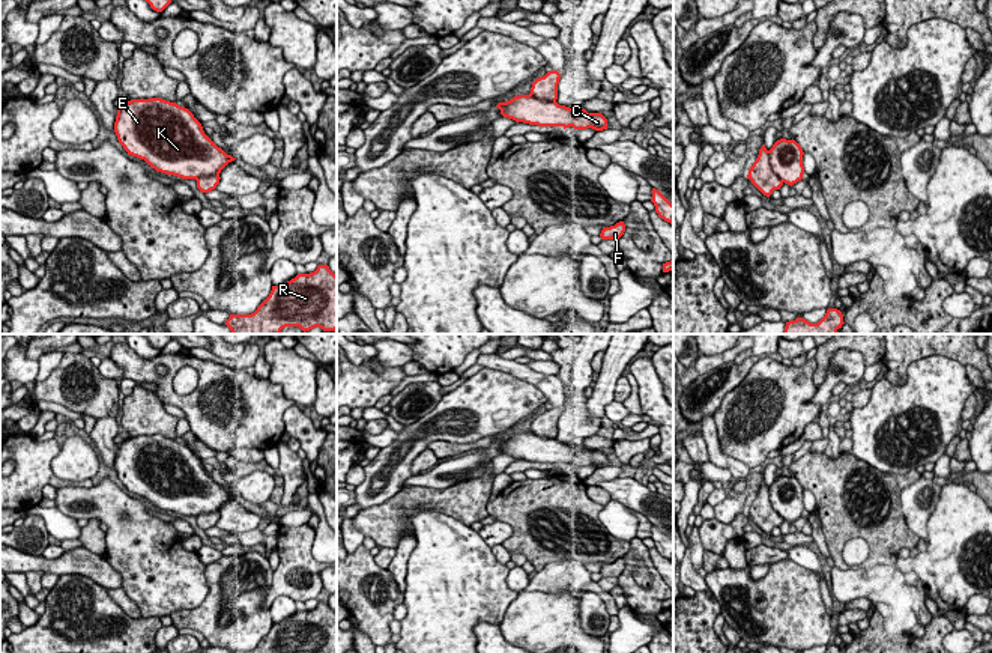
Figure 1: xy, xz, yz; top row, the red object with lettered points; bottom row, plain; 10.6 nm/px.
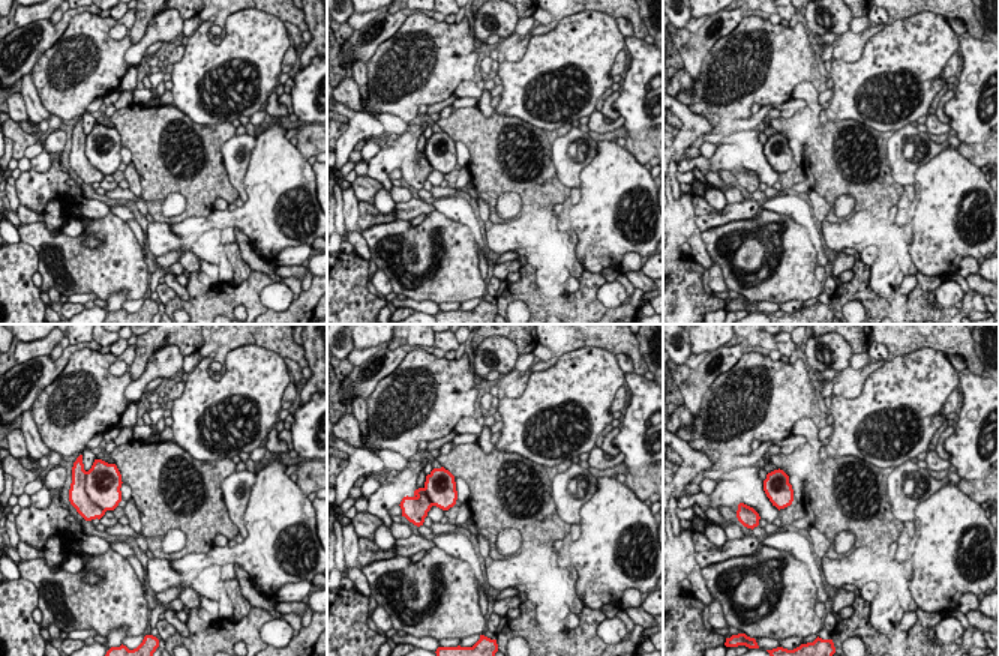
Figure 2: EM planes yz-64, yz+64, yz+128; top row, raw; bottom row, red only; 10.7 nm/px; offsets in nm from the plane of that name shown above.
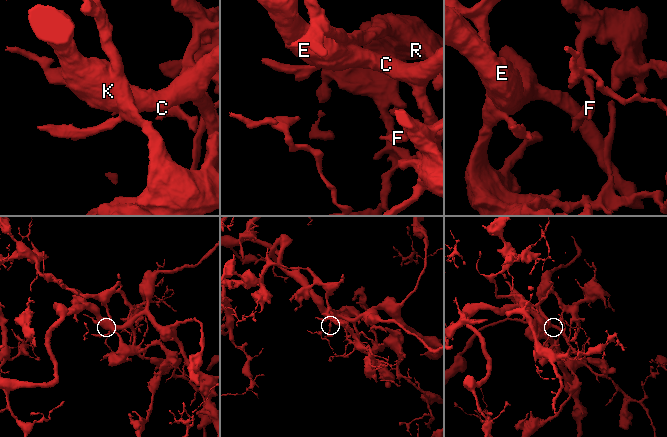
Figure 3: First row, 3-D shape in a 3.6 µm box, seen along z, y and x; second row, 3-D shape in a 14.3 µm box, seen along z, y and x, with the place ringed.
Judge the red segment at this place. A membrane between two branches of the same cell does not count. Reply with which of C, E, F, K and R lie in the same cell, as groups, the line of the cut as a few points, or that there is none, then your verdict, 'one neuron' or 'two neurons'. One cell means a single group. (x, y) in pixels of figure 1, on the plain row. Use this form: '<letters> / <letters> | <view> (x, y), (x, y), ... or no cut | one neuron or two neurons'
C E F K / R | yz (767, 488), (770, 504), (783, 518) | two neurons

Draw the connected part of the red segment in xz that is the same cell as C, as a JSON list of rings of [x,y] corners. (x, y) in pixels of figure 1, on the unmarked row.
[[[532,430],[514,433],[507,439],[499,439],[496,444],[504,454],[513,456],[517,460],[562,463],[564,466],[570,463],[574,466],[607,466],[607,456],[601,450],[570,445],[559,442],[556,438],[538,436]]]

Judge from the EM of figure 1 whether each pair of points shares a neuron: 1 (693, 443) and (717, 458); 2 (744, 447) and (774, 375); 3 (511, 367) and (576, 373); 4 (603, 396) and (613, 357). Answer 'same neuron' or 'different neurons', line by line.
1: different neurons
2: same neuron
3: different neurons
4: same neuron

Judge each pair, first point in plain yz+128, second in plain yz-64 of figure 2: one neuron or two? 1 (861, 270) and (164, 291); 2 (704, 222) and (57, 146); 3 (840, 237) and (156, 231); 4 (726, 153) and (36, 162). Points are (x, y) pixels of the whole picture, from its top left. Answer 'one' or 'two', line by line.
1: two
2: two
3: one
4: one

